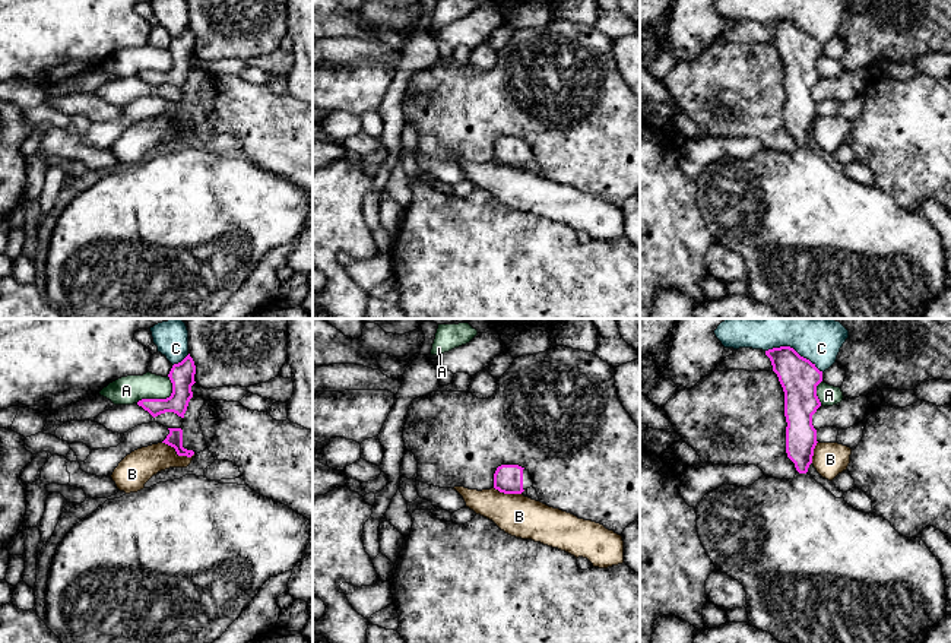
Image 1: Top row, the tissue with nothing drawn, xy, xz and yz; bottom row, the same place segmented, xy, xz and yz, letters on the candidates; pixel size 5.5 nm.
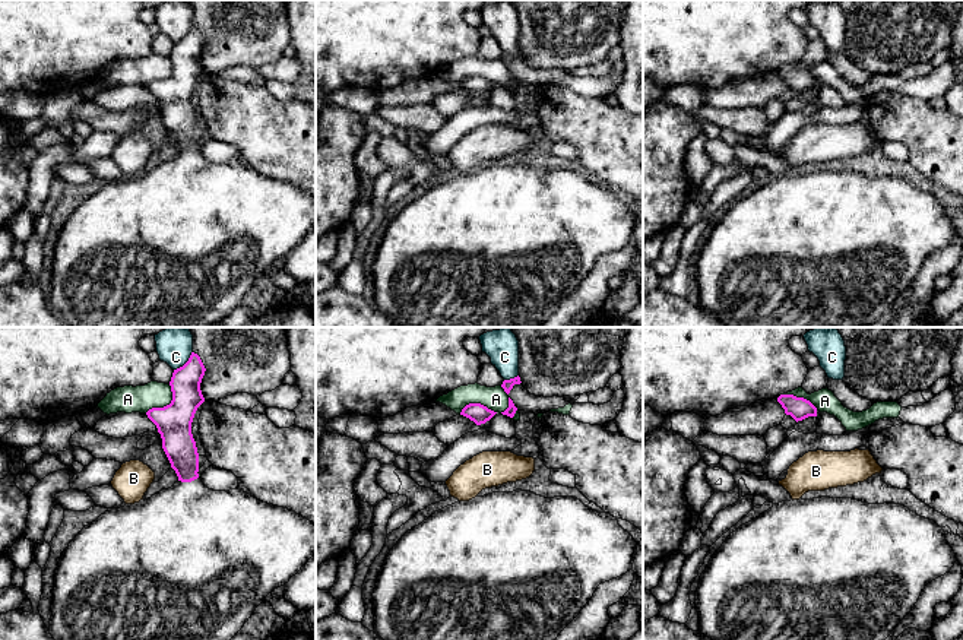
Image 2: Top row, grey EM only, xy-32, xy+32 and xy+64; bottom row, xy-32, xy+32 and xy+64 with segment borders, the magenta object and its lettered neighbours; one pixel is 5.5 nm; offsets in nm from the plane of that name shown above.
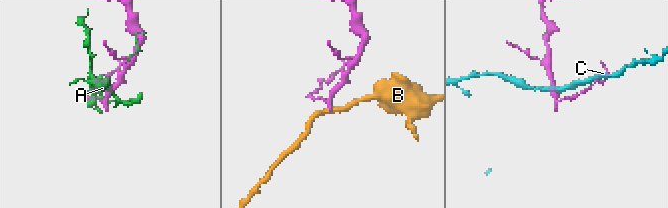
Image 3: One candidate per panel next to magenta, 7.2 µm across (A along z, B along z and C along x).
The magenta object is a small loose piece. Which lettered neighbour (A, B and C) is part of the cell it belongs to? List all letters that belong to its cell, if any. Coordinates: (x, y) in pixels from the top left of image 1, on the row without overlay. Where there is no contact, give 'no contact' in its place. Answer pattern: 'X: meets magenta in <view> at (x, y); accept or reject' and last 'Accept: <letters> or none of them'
A: meets magenta in xy at (161, 72); reject
B: meets magenta in xy at (178, 127); reject
C: meets magenta in yz at (793, 22); reject
Accept: none of them

